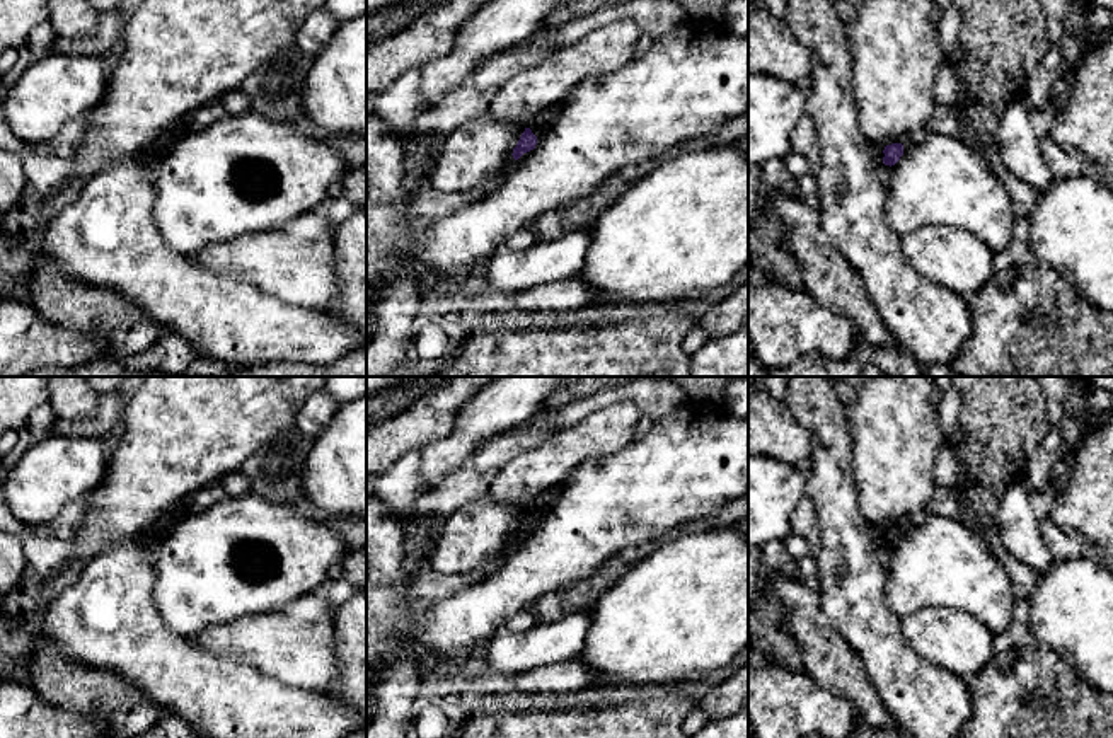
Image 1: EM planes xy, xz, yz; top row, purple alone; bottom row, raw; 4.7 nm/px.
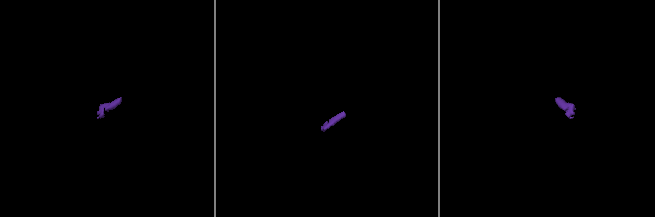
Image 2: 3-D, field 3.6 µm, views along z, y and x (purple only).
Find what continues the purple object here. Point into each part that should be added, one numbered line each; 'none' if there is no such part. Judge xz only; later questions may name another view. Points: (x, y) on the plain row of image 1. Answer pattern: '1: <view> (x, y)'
1: xz (542, 503)

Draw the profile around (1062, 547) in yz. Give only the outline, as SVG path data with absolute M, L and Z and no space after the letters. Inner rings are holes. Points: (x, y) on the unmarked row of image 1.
M1050 516L1040 522L1040 532L1053 561L1072 561L1089 552L1086 544L1069 537Z

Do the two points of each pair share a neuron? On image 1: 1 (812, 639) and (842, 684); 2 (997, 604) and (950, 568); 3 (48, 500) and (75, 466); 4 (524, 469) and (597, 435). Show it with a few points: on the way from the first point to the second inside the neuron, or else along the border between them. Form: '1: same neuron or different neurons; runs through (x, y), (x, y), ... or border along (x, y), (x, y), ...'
1: same neuron; runs through (822, 650), (842, 674)
2: same neuron; runs through (986, 592), (962, 573)
3: same neuron; runs through (50, 491), (67, 474)
4: same neuron; runs through (542, 467), (568, 447), (578, 443)

